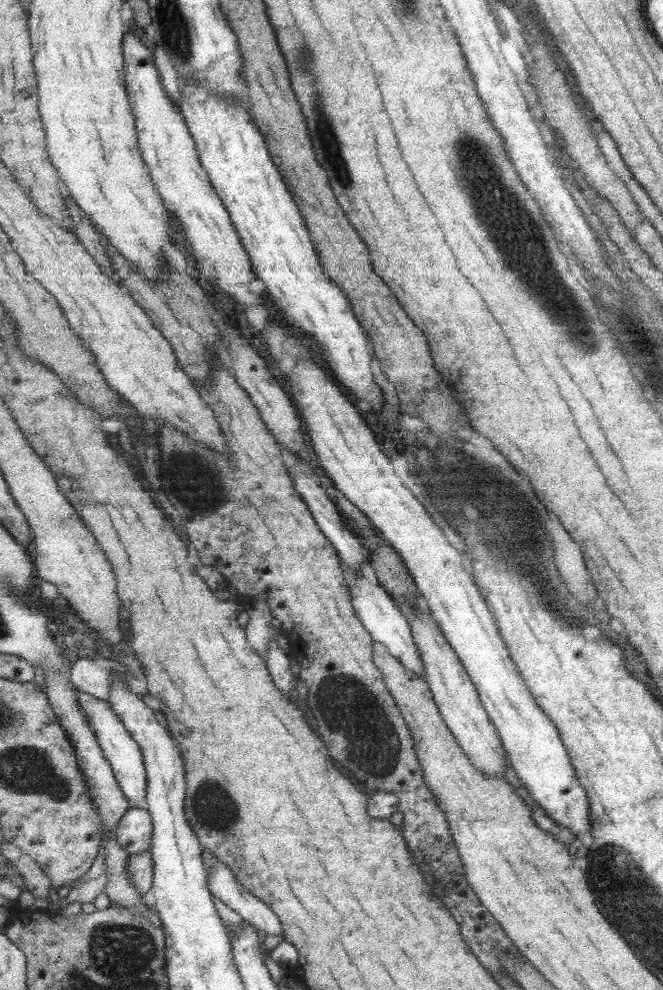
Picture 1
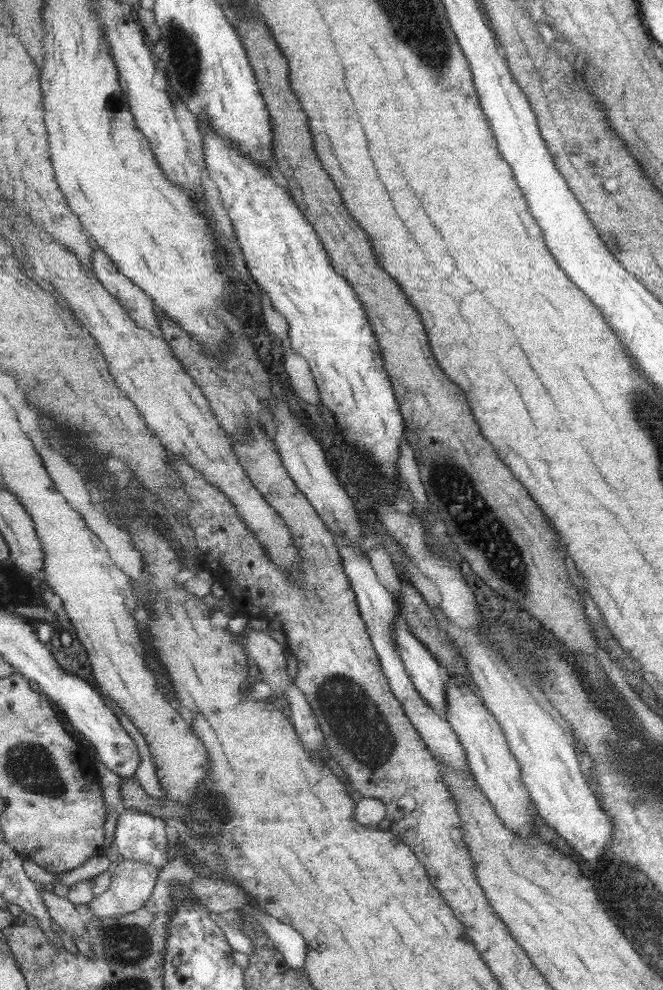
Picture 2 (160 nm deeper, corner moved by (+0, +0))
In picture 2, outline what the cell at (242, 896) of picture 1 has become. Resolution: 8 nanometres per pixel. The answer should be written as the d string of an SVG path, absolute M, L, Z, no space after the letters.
M251 905L253 918L259 926L263 927L276 947L283 953L285 960L291 968L303 969L308 957L308 944L301 932L297 932L293 926L281 922L262 910L259 905Z

